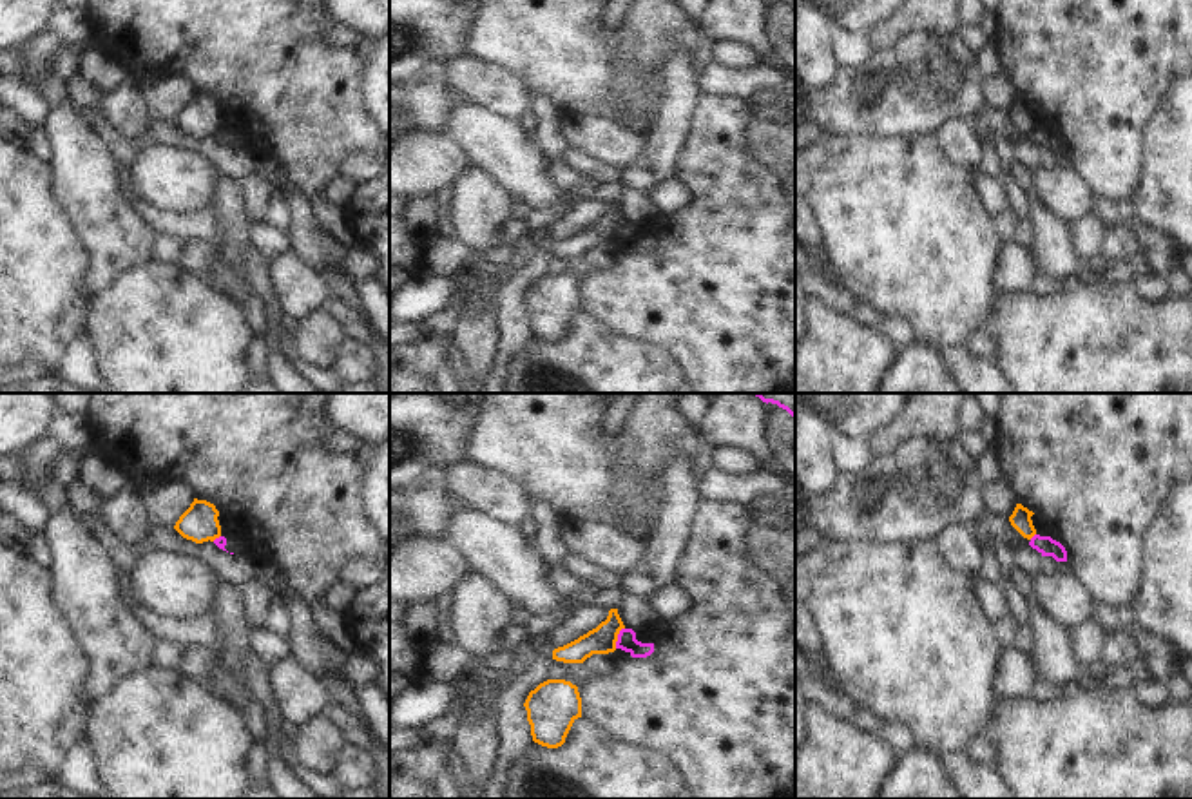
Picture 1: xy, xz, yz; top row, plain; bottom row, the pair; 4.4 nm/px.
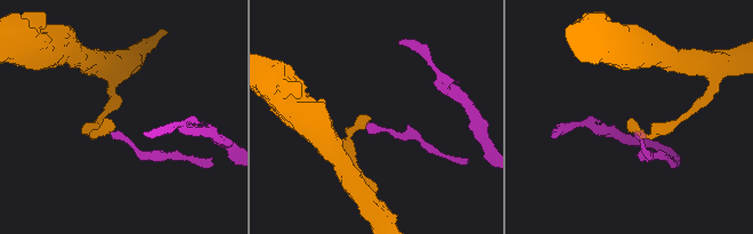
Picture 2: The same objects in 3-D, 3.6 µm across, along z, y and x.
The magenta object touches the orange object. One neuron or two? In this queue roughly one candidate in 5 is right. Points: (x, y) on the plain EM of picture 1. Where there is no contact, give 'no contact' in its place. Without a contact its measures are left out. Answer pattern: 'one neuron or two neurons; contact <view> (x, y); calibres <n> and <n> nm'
two neurons; contact xz (618, 232); calibres 90 and 130 nm

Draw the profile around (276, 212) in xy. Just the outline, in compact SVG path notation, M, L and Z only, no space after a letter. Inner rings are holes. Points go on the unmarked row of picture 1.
M274 190L274 194L268 197L263 221L275 226L281 232L288 232L292 225L292 214L281 192Z

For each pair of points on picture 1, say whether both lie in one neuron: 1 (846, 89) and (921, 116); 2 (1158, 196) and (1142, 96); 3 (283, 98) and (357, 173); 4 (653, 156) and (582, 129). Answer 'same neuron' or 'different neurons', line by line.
1: same neuron
2: different neurons
3: different neurons
4: different neurons

